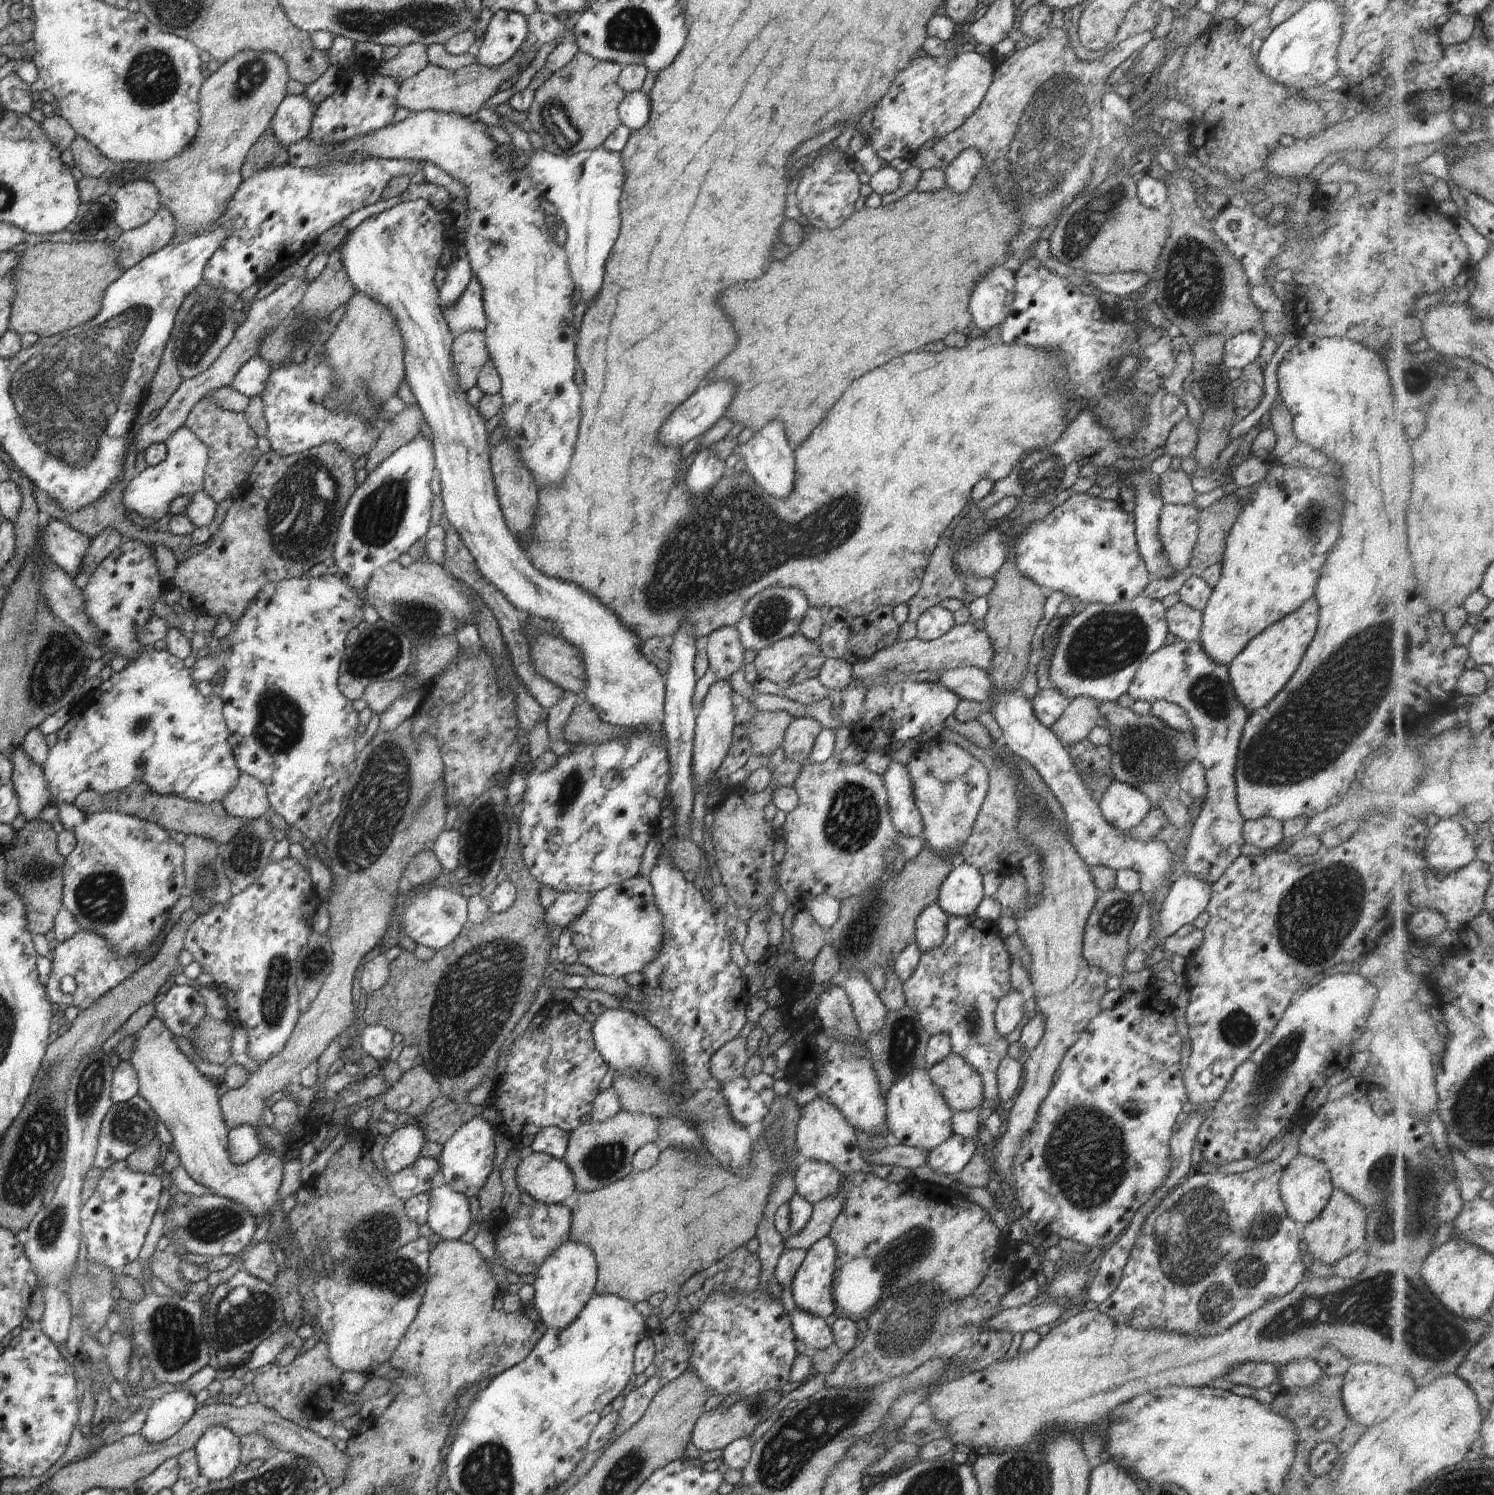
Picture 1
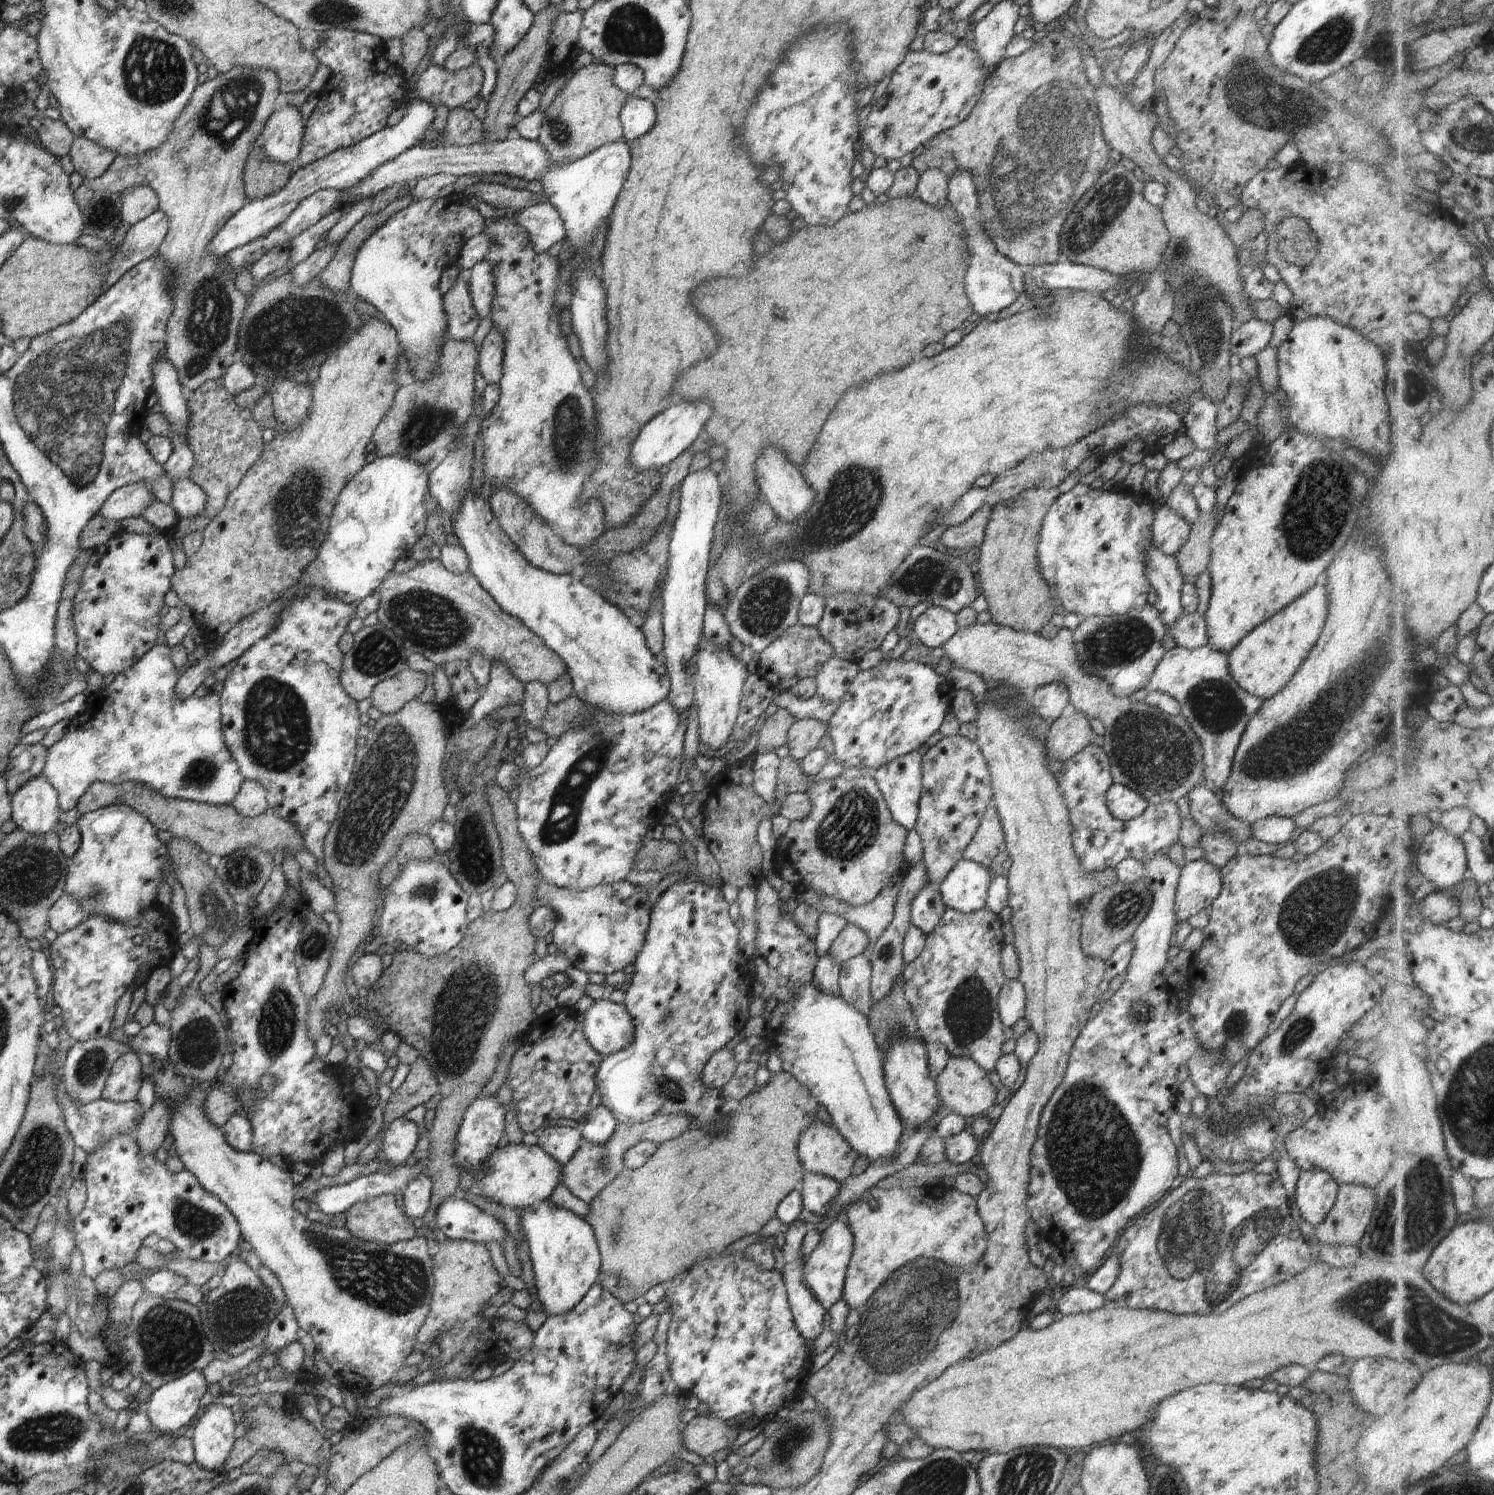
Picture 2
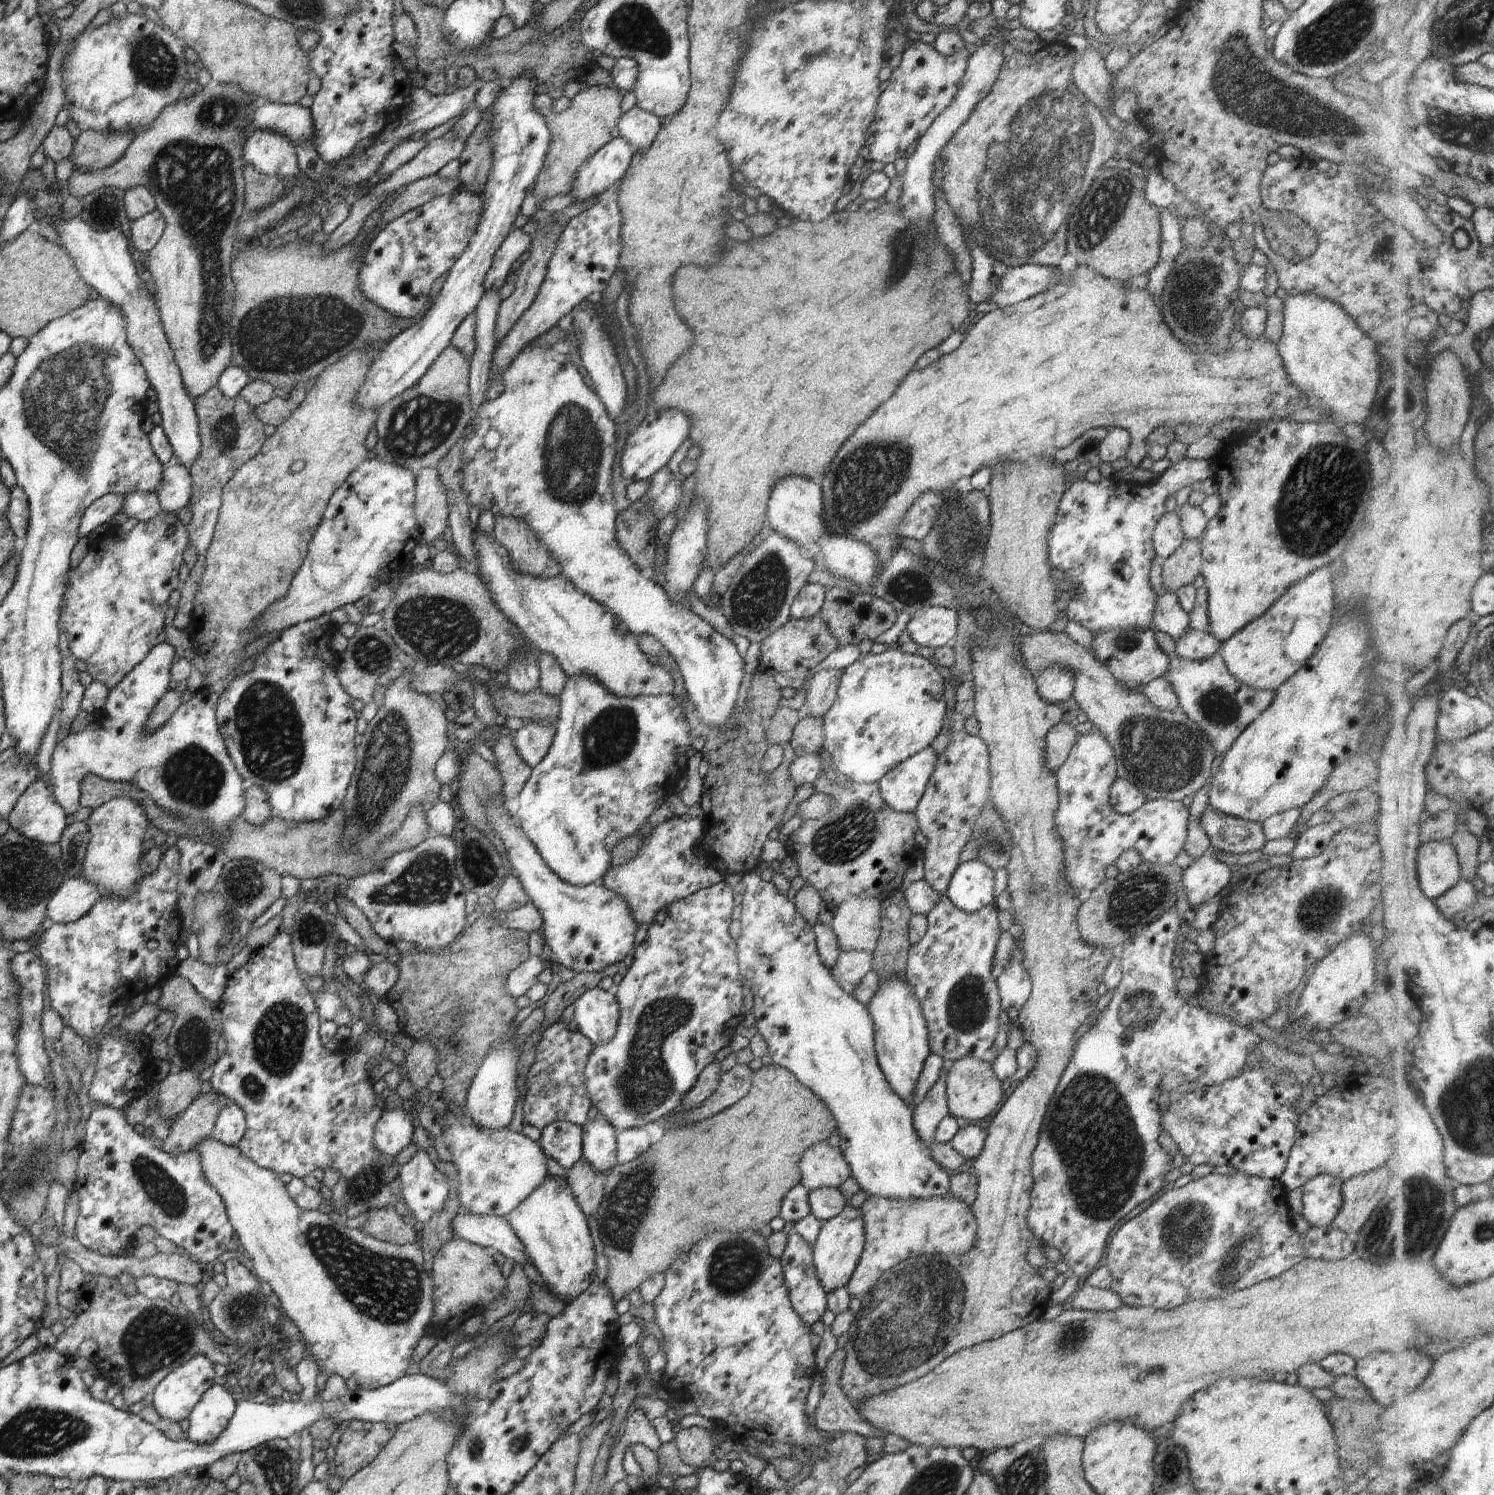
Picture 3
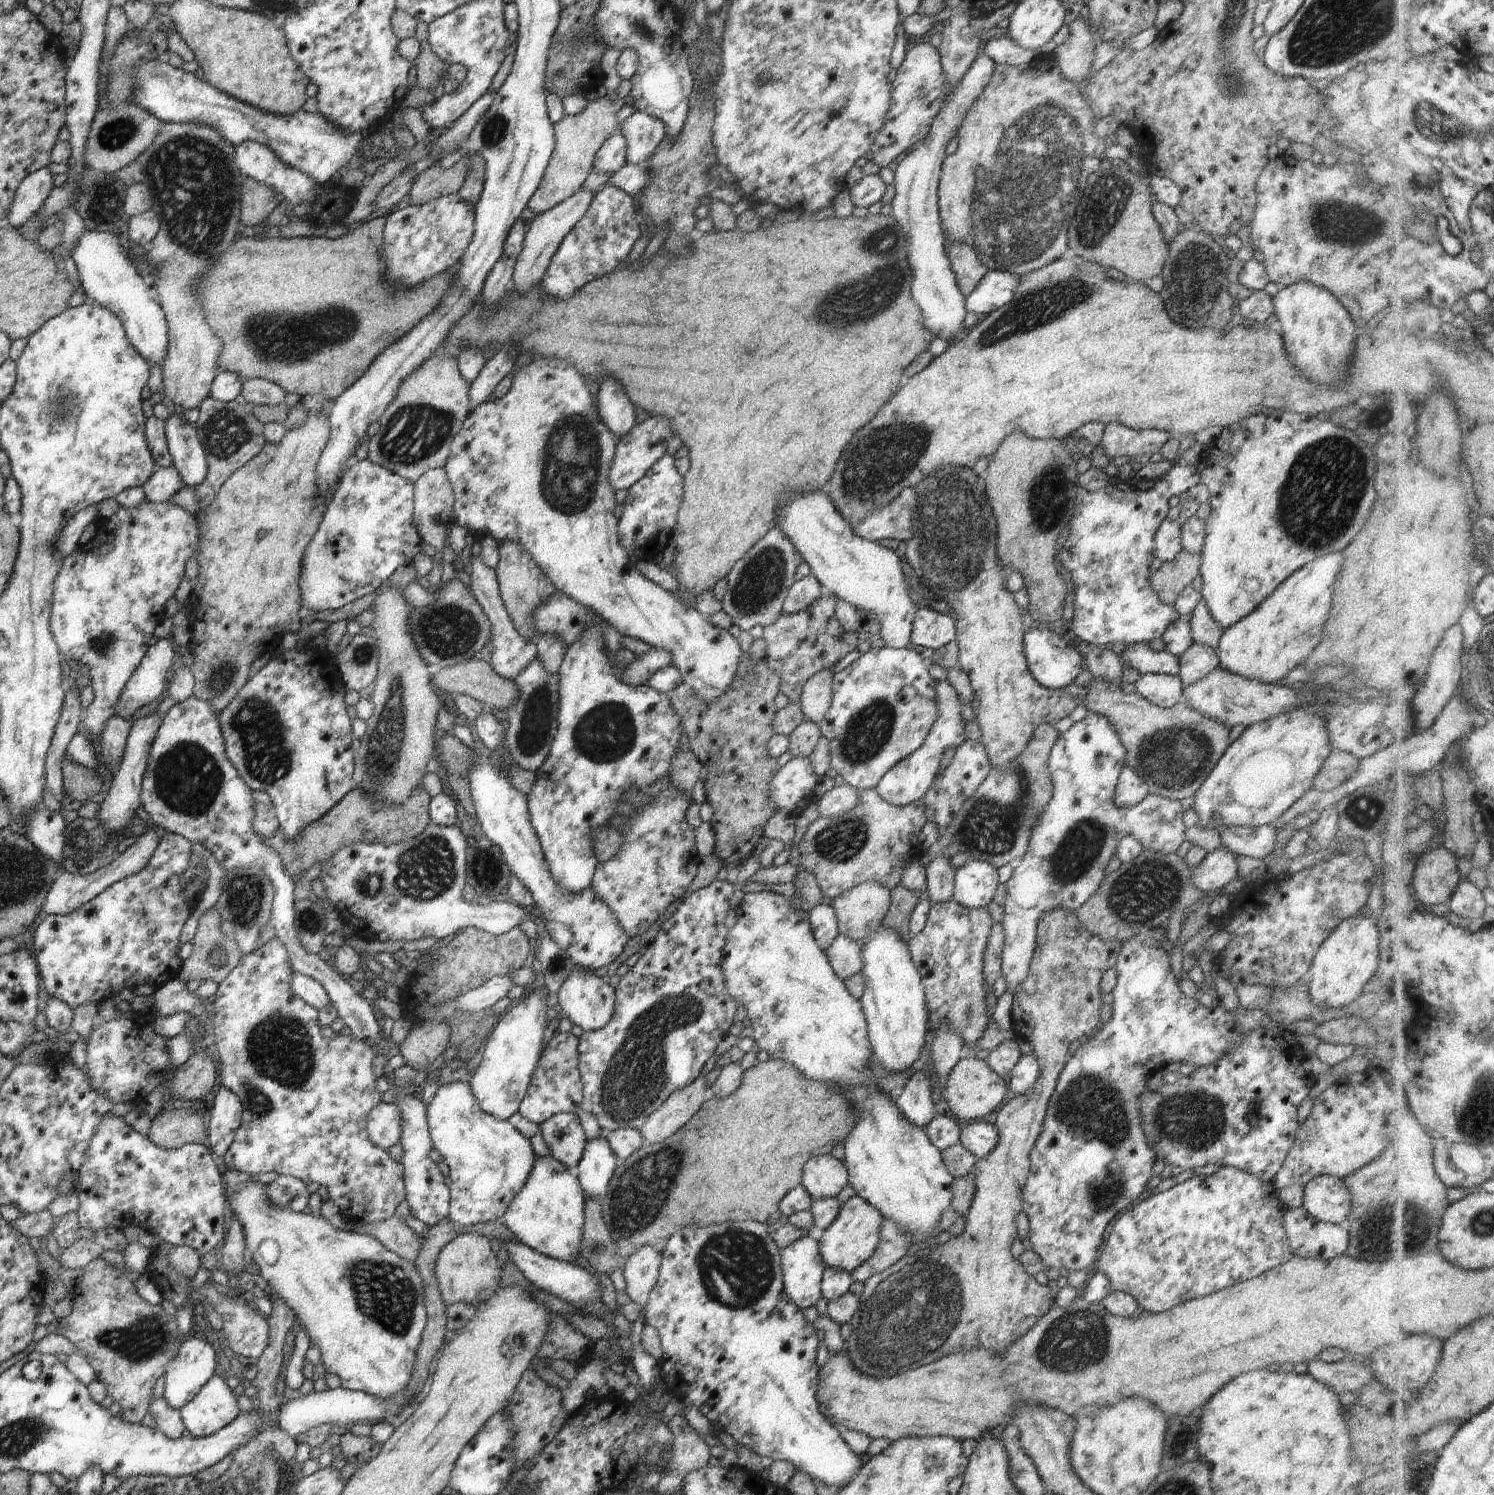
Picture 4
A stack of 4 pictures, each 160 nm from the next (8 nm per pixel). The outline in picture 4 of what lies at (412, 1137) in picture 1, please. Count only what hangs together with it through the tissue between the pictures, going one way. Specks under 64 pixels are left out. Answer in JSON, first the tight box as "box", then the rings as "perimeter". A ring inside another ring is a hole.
{"box":[366,1102,400,1151],"perimeter":[[[378,1102],[366,1116],[366,1132],[375,1146],[388,1151],[400,1141],[400,1110],[396,1104]]]}

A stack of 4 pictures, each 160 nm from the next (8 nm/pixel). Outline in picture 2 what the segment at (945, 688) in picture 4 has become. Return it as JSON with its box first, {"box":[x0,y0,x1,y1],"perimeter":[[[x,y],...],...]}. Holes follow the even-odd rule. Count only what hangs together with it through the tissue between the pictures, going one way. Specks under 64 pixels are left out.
{"box":[873,751,921,832],"perimeter":[[[912,751],[878,767],[873,776],[892,818],[908,832],[915,827],[919,815],[921,760],[921,755]]]}

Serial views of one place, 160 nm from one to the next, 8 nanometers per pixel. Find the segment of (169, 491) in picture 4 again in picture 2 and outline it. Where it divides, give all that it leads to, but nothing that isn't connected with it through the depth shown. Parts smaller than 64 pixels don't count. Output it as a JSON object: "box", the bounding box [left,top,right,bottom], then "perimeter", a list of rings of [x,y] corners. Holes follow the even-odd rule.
{"box":[170,478,207,519],"perimeter":[[[190,478],[175,483],[171,493],[170,506],[180,519],[194,518],[205,511],[207,496]]]}

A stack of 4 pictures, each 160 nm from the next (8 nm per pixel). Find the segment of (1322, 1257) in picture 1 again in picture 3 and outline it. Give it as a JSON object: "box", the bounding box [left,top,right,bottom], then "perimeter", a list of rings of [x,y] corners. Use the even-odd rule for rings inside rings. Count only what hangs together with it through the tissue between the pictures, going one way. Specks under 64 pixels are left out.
{"box":[1330,1165,1390,1238],"perimeter":[[[1385,1165],[1344,1181],[1341,1185],[1342,1208],[1330,1225],[1331,1228],[1353,1238],[1381,1204],[1388,1188],[1388,1180],[1390,1170]]]}

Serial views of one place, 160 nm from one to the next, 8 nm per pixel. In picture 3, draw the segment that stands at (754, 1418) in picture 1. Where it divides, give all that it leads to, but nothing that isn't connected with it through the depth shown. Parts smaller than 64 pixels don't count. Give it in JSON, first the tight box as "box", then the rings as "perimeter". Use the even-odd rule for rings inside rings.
{"box":[675,1428,715,1468],"perimeter":[[[704,1428],[681,1429],[675,1434],[675,1441],[684,1464],[698,1468],[714,1458],[715,1445],[712,1436]]]}

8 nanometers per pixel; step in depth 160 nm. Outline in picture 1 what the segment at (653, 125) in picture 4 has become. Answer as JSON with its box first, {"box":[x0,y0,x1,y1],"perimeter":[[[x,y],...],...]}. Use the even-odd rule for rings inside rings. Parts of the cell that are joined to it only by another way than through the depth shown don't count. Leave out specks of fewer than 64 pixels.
{"box":[617,91,650,132],"perimeter":[[[642,91],[625,93],[617,110],[621,124],[627,126],[631,132],[642,128],[648,122],[650,106],[649,95],[646,93]]]}

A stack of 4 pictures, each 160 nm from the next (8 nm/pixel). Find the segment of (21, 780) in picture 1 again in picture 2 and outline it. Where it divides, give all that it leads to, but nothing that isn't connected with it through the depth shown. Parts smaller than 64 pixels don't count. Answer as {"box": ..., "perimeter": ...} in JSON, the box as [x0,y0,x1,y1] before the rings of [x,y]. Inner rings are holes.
{"box":[11,774,61,835],"perimeter":[[[43,774],[27,780],[12,795],[11,818],[17,828],[34,835],[52,831],[61,810],[56,789]]]}

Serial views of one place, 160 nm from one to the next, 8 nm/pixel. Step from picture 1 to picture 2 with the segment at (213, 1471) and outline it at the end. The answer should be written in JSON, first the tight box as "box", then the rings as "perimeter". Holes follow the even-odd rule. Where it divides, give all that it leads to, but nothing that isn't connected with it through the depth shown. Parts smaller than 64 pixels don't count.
{"box":[188,1400,238,1472],"perimeter":[[[214,1400],[207,1410],[203,1410],[198,1423],[190,1429],[188,1435],[195,1450],[195,1462],[203,1469],[221,1472],[238,1437],[238,1424],[234,1410],[215,1402]]]}

